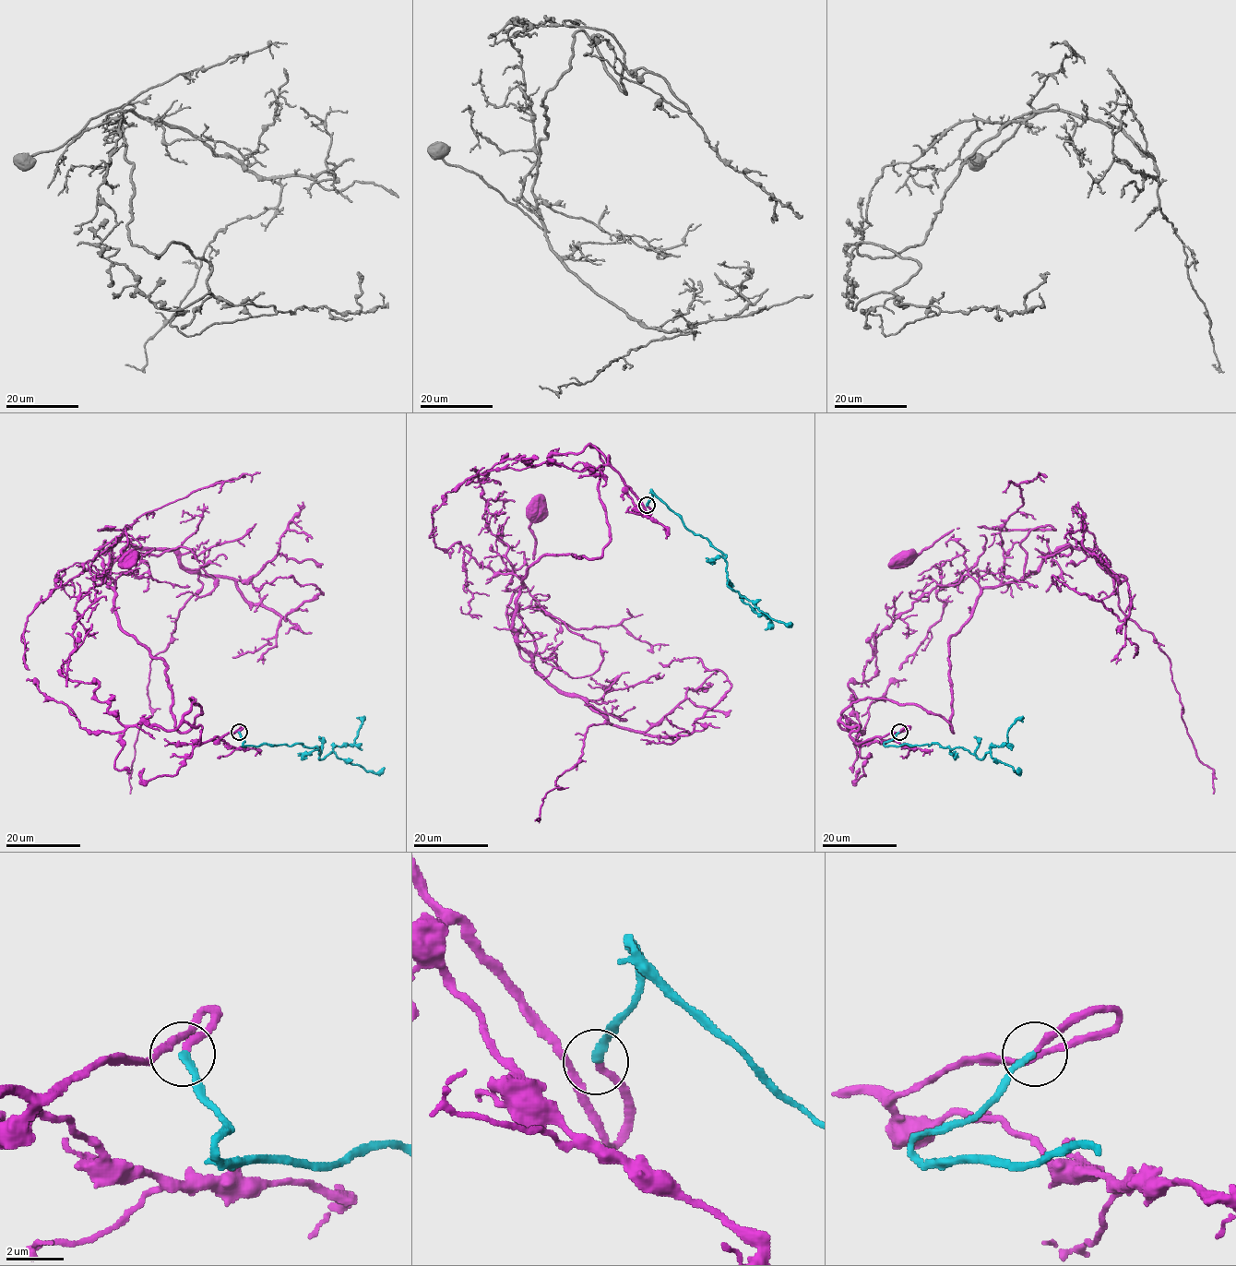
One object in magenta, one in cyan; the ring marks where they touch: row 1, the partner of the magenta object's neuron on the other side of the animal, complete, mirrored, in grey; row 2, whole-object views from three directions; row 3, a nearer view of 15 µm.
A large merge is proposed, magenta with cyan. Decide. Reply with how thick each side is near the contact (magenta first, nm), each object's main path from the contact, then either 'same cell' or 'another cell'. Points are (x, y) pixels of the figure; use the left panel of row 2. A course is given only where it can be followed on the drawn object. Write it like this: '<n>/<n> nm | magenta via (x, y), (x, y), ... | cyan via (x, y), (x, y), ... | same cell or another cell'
170/240 nm | magenta via (239, 731), (199, 742), (192, 698), (201, 713), (175, 727), (166, 664), (91, 568), (124, 531), (128, 556) | cyan via (239, 732), (243, 745), (302, 743), (318, 746), (322, 759), (336, 746), (354, 744), (362, 723), (357, 717) | same cell

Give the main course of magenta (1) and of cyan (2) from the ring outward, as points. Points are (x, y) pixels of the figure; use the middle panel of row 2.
1: (647, 505), (591, 447), (610, 542), (543, 555), (522, 586), (499, 571), (532, 557), (536, 510)
2: (647, 505), (650, 490), (687, 528), (725, 555), (727, 584), (755, 612), (765, 613), (770, 619), (765, 629)

